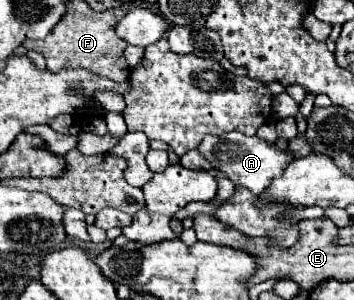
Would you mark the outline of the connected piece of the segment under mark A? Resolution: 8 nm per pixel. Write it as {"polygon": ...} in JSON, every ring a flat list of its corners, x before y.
{"polygon":[[228,132,222,136,212,136,208,134,200,146,198,152,210,162,210,166,214,170,220,170,226,178,230,178,234,182,234,186,242,186,248,188,254,194,262,194,264,188,268,188,268,184,282,174,282,170,286,170,286,166,290,164,290,156,288,152,278,150,276,146,266,144,264,140,260,140,258,136,244,136,242,132]]}

